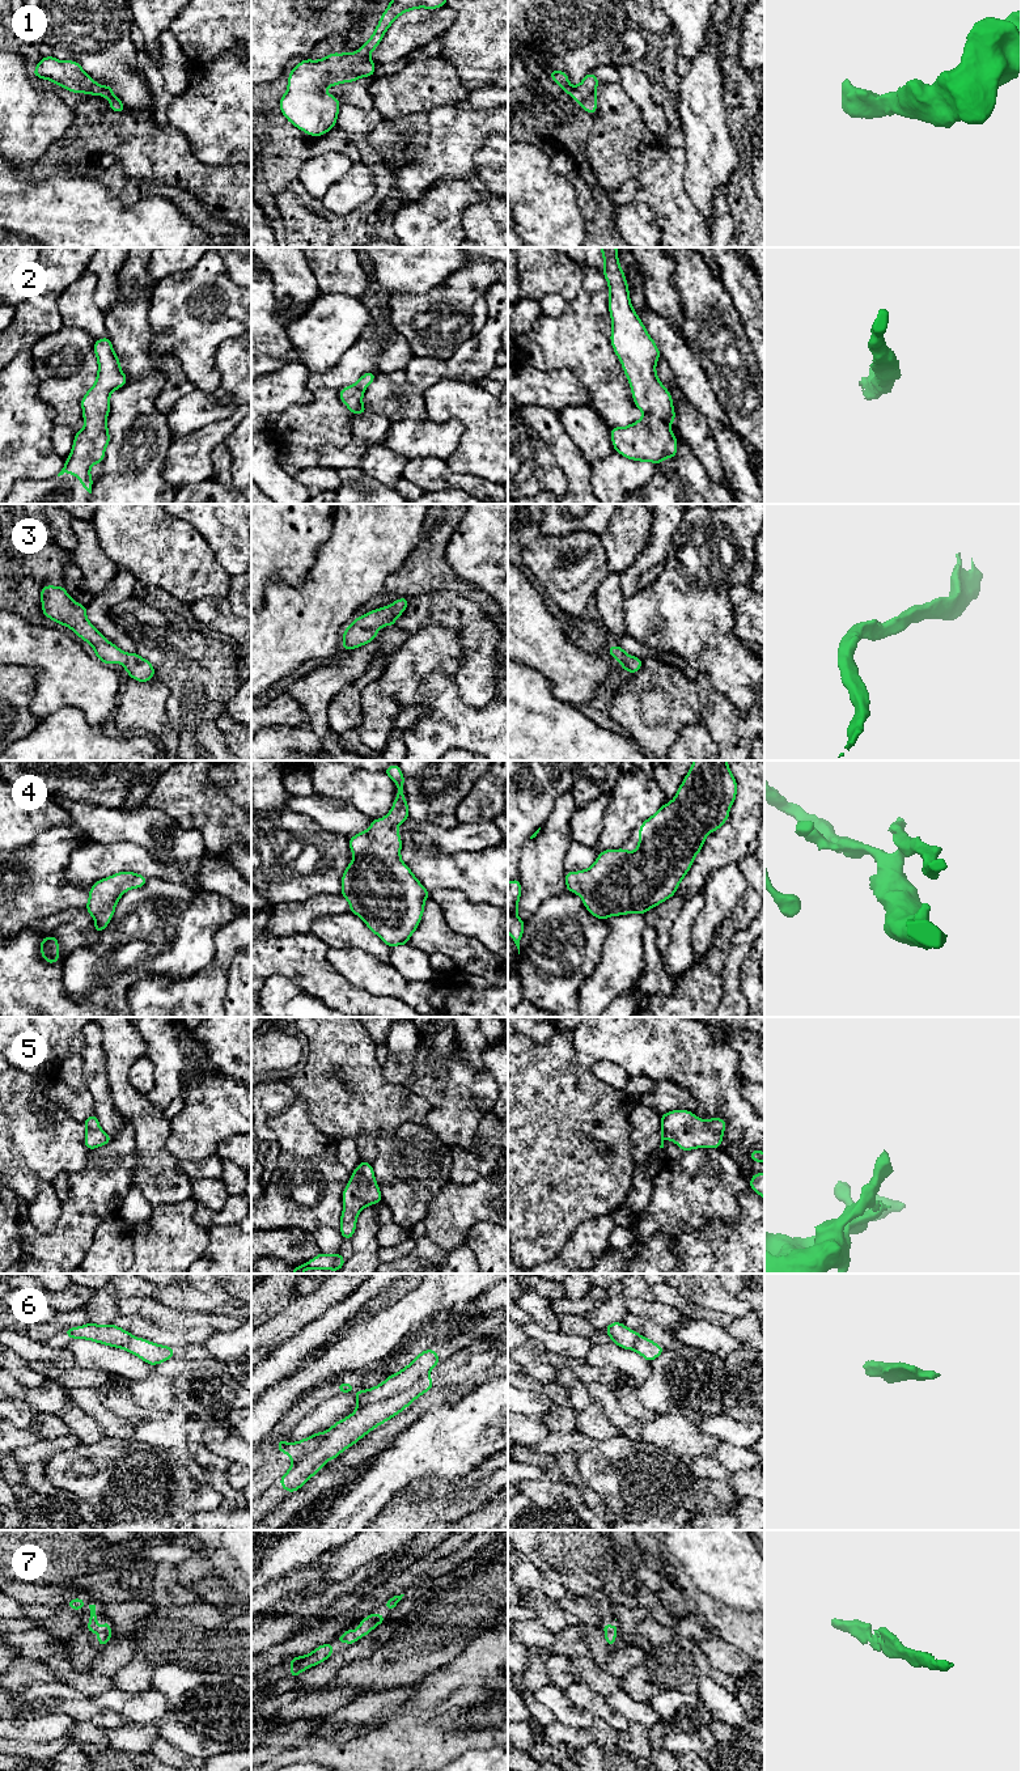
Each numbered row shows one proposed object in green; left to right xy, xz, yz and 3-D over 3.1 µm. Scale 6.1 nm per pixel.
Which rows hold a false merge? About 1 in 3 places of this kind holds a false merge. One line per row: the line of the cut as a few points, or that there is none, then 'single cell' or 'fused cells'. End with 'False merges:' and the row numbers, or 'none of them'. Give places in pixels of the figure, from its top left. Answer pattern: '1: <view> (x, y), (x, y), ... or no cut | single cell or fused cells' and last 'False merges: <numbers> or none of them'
1: no cut | single cell
2: no cut | single cell
3: no cut | single cell
4: no cut | single cell
5: no cut | single cell
6: xz (426, 1375), (385, 1399), (365, 1405), (343, 1420) | fused cells
7: no cut | single cell
False merges: 6

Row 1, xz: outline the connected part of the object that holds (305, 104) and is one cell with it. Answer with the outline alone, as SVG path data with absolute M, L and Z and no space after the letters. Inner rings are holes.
M391 0L386 10L381 14L381 20L374 29L373 35L356 52L331 52L319 60L305 59L289 71L288 88L279 102L280 111L289 123L305 134L310 136L325 135L336 126L338 111L340 109L339 99L335 96L327 94L325 89L327 86L373 76L376 63L368 56L380 45L386 30L402 13L418 8L436 9L444 5L446 5L446 0Z

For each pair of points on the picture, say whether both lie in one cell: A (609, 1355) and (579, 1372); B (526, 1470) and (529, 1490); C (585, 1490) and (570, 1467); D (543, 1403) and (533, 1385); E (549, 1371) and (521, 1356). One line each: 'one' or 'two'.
A: two
B: two
C: one
D: two
E: one

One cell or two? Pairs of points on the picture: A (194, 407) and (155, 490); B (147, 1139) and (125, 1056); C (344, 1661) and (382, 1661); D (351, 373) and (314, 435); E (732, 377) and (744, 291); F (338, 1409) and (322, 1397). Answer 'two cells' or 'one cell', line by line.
A: two cells
B: one cell
C: two cells
D: one cell
E: two cells
F: two cells

